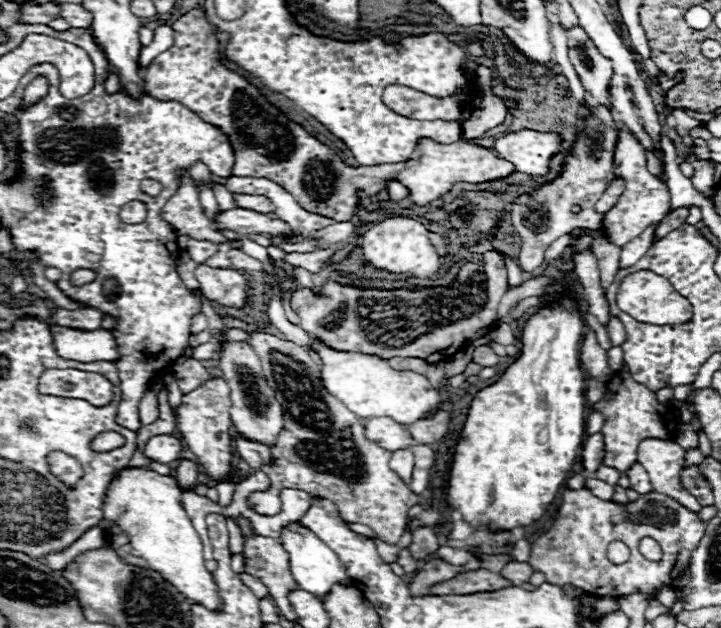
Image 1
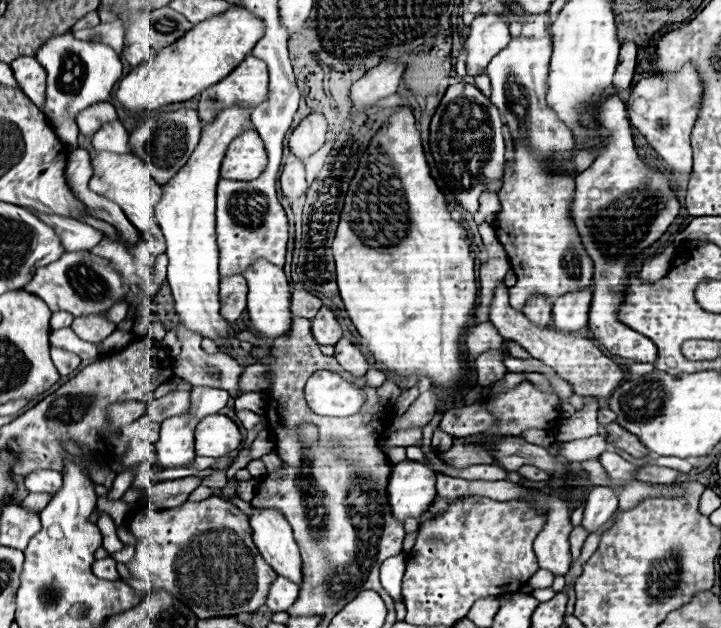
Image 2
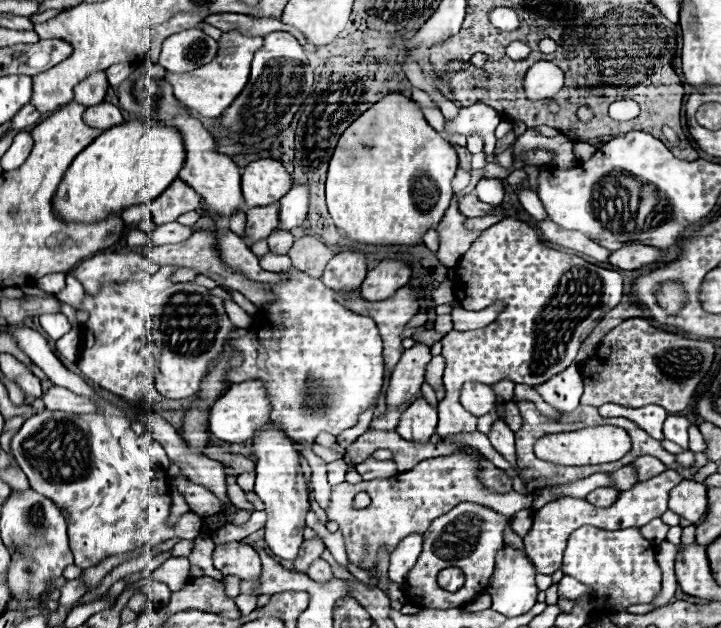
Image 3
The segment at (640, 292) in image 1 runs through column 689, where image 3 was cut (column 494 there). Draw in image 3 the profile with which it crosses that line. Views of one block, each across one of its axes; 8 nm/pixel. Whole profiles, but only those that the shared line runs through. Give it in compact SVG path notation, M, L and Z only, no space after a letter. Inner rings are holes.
M453 301L450 305L452 306L450 315L452 322L454 322L454 330L460 330L460 332L474 330L474 328L484 328L484 326L492 324L492 320L504 310L504 302L490 304L488 308L484 308L480 312L468 312L456 301Z

